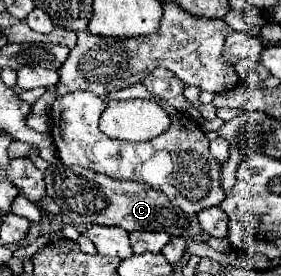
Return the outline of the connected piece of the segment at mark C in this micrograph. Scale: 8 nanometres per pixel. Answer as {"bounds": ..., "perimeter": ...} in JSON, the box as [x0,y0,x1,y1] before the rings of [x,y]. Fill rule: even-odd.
{"bounds":[45,165,197,235],"perimeter":[[[49,165],[45,171],[47,195],[59,205],[61,213],[69,217],[75,225],[115,225],[125,231],[171,231],[171,235],[185,235],[185,221],[197,221],[195,215],[187,215],[181,209],[167,209],[167,195],[161,191],[129,181],[111,179],[101,173],[93,173],[79,165]],[[171,219],[171,225],[169,221]]]}

